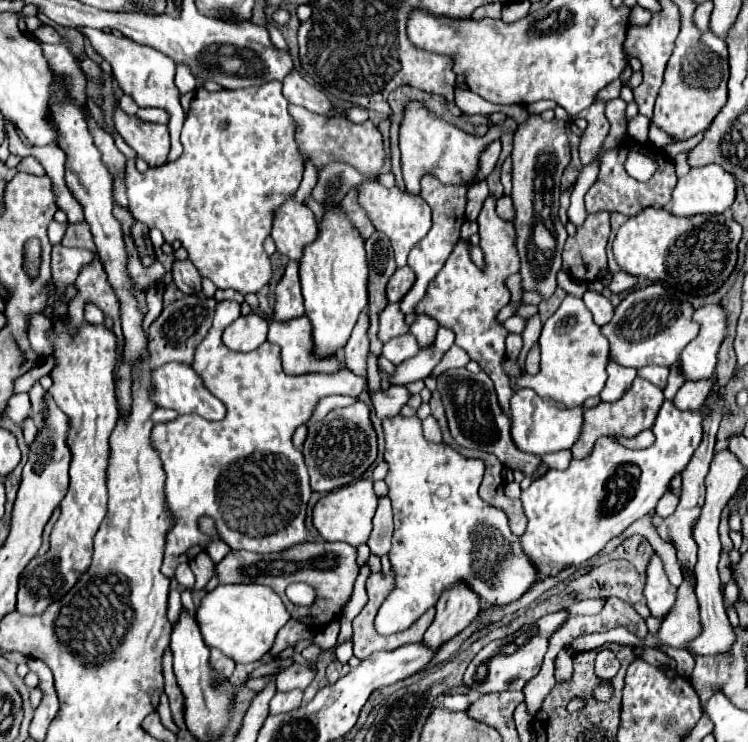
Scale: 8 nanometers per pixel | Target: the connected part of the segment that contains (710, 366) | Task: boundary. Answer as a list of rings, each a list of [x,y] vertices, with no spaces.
[[[704,306],[694,312],[694,322],[700,324],[700,332],[682,350],[680,372],[686,380],[712,378],[718,348],[726,336],[726,312],[722,306]]]

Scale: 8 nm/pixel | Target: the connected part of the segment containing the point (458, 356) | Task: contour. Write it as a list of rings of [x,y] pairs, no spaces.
[[[452,346],[442,358],[442,362],[434,368],[434,376],[440,376],[444,370],[450,370],[450,368],[464,368],[468,362],[470,362],[470,356],[462,348]]]

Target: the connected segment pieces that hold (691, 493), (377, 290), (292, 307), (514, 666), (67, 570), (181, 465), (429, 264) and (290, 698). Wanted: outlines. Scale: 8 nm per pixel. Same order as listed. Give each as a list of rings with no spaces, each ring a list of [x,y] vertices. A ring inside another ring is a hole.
[[[724,400],[706,416],[706,422],[704,422],[704,438],[702,438],[702,444],[698,446],[698,450],[694,452],[692,460],[688,462],[686,470],[682,472],[682,496],[680,496],[680,504],[676,508],[676,512],[668,518],[660,518],[658,514],[654,514],[652,518],[652,524],[656,528],[656,532],[666,540],[674,542],[676,550],[678,550],[678,560],[682,564],[682,568],[694,572],[694,564],[696,564],[696,542],[692,540],[692,526],[694,522],[698,520],[700,516],[700,508],[704,504],[704,478],[710,470],[710,462],[714,458],[714,444],[716,444],[716,432],[718,432],[718,424],[720,424],[720,418],[722,418],[722,406],[724,406]]]
[[[374,232],[366,240],[366,258],[368,258],[368,306],[372,308],[372,318],[370,318],[370,328],[368,328],[368,340],[370,340],[370,350],[380,356],[382,352],[382,342],[378,340],[378,314],[386,308],[386,282],[394,274],[396,264],[394,264],[394,254],[388,238],[380,232]]]
[[[288,262],[284,276],[276,286],[274,296],[276,296],[274,320],[292,320],[304,316],[304,302],[300,294],[300,278],[296,262]]]
[[[554,612],[554,614],[548,614],[544,618],[540,618],[538,622],[534,624],[526,624],[522,626],[518,632],[502,638],[502,640],[494,640],[490,644],[486,644],[478,654],[476,658],[468,664],[466,668],[466,674],[464,674],[464,684],[468,688],[476,688],[478,692],[482,694],[488,694],[488,692],[502,692],[502,690],[522,690],[522,686],[538,674],[540,670],[540,664],[542,664],[542,658],[544,658],[544,652],[546,652],[546,646],[548,646],[548,638],[550,634],[566,620],[566,612]],[[514,642],[514,650],[512,654],[508,654],[504,650],[504,646],[512,644]],[[490,668],[494,668],[494,684],[490,686]]]
[[[50,284],[46,310],[42,312],[52,322],[52,328],[46,332],[46,336],[52,342],[54,368],[50,372],[50,378],[54,384],[48,392],[54,396],[62,412],[66,412],[66,416],[70,418],[72,426],[68,434],[68,446],[72,450],[72,464],[70,488],[60,504],[62,514],[50,534],[50,550],[42,558],[32,560],[22,572],[16,604],[16,610],[20,614],[42,614],[42,610],[46,610],[52,602],[66,596],[66,592],[88,570],[92,562],[92,538],[106,516],[106,470],[110,458],[110,434],[120,418],[112,376],[116,336],[104,324],[88,322],[82,322],[72,334],[70,318],[58,318],[54,314],[54,308],[58,302],[68,306],[74,294],[74,284],[66,286],[64,292],[58,292],[58,288]]]
[[[234,300],[218,302],[212,328],[194,352],[192,368],[204,380],[204,386],[226,406],[226,418],[220,422],[206,422],[198,416],[178,416],[172,422],[156,424],[150,440],[154,450],[160,454],[166,472],[166,506],[172,512],[172,530],[166,534],[166,552],[162,572],[174,578],[174,570],[182,562],[190,562],[198,552],[204,550],[208,538],[198,530],[200,516],[212,516],[216,528],[232,550],[248,552],[278,552],[294,544],[306,542],[306,504],[310,498],[310,482],[304,464],[304,456],[292,444],[292,434],[300,424],[308,424],[320,398],[330,394],[358,396],[368,390],[364,376],[356,376],[340,362],[340,368],[332,374],[300,374],[286,376],[280,364],[280,350],[276,344],[264,342],[252,352],[234,352],[222,344],[224,328],[234,322],[240,314],[240,304]]]
[[[426,174],[426,176],[422,178],[420,186],[422,186],[422,190],[420,190],[422,198],[424,198],[424,200],[428,202],[428,206],[432,208],[432,228],[430,228],[430,232],[428,232],[428,234],[410,250],[410,254],[408,254],[408,266],[410,266],[412,272],[416,274],[416,282],[414,282],[414,286],[406,292],[406,296],[404,296],[402,302],[400,302],[400,310],[402,310],[404,314],[414,314],[416,302],[420,302],[420,300],[424,298],[428,284],[430,284],[430,282],[434,280],[434,276],[442,270],[446,258],[450,256],[452,248],[456,246],[456,242],[458,242],[458,238],[460,238],[460,226],[462,226],[462,222],[466,220],[466,218],[464,218],[466,188],[464,188],[464,186],[444,186],[444,184],[440,184],[440,182],[438,182],[434,176],[430,176],[430,174]]]
[[[292,690],[292,692],[276,692],[272,702],[270,702],[270,714],[286,714],[294,708],[298,708],[302,702],[302,690]]]

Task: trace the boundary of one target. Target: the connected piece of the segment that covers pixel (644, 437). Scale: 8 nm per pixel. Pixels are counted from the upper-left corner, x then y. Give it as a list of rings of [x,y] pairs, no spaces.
[[[644,430],[644,432],[640,432],[638,436],[634,436],[632,440],[626,440],[626,438],[618,438],[626,448],[648,448],[648,446],[652,446],[654,444],[654,434],[652,434],[652,430]]]

